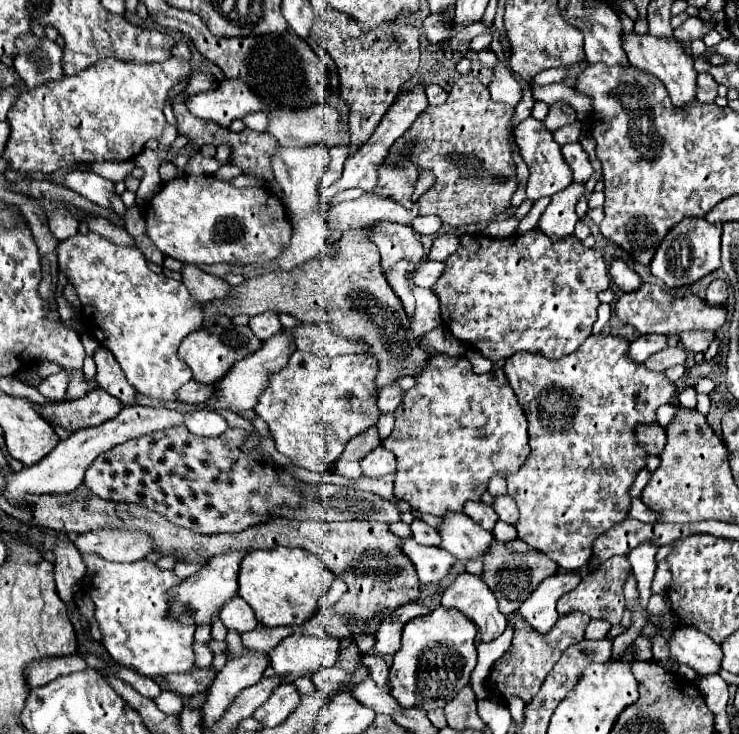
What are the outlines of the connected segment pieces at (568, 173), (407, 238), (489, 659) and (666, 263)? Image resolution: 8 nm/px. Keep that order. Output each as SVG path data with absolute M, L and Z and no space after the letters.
M532 116L522 120L516 128L514 128L514 140L518 144L520 156L524 158L524 162L528 164L530 170L530 178L526 184L526 194L532 202L536 202L542 196L554 196L556 192L568 188L572 184L572 170L566 164L560 146L554 142L552 132L538 120L534 120Z
M378 220L372 222L368 228L370 228L368 240L376 244L384 270L392 268L398 260L408 260L418 264L424 258L424 248L410 226Z
M508 622L503 634L492 642L479 642L477 645L478 661L474 668L470 684L478 700L487 698L488 688L486 687L487 677L491 668L504 652L510 647L512 638L514 638L514 624Z
M686 218L686 222L680 222L680 226L674 226L666 234L664 242L656 250L656 256L650 264L652 274L662 280L668 290L690 286L712 274L720 268L720 230L722 226L708 226L704 218Z

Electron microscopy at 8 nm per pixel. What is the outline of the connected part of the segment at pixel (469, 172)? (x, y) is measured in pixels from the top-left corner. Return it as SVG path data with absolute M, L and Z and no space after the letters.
M462 74L448 94L448 100L440 106L428 106L412 124L412 128L398 138L398 142L392 146L388 160L396 162L398 152L410 148L410 144L416 144L412 148L412 160L416 166L420 166L420 172L432 170L436 176L436 184L432 190L428 190L420 200L420 214L436 214L450 226L470 226L470 224L486 224L498 214L506 212L512 206L512 194L518 188L518 176L516 176L516 164L512 158L512 146L510 146L510 122L514 116L514 108L508 104L496 104L490 98L488 88L474 76Z

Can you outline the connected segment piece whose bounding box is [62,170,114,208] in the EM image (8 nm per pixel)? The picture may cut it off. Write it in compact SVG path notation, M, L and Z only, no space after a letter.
M74 170L72 174L68 174L62 182L66 188L78 192L80 196L88 196L88 200L92 200L94 204L100 206L108 206L110 208L110 198L114 194L114 184L108 182L106 178L92 174L92 170L80 172Z

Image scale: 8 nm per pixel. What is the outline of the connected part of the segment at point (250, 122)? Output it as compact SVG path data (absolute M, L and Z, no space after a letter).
M254 112L242 118L242 122L246 124L246 128L252 128L256 132L266 132L268 126L268 114L266 112Z

